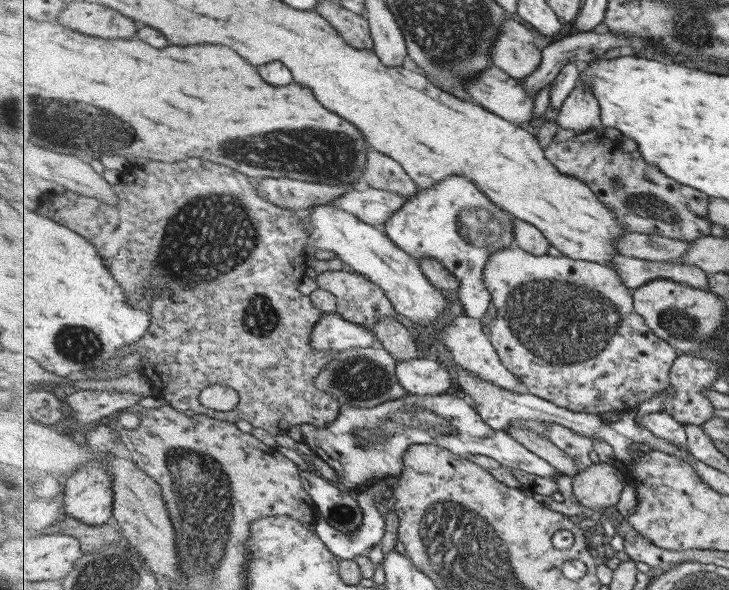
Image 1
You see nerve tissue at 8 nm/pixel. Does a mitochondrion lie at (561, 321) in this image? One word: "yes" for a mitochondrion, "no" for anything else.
yes

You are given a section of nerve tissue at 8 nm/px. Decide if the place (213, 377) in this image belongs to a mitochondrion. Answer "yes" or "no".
no

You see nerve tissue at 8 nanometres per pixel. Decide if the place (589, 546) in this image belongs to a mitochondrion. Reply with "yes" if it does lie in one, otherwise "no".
no

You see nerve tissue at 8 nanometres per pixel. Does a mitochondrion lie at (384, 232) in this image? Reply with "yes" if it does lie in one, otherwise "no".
no

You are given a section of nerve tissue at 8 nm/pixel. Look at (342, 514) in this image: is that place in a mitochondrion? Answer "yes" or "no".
yes

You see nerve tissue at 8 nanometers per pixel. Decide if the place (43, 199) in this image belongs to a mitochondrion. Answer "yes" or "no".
no

